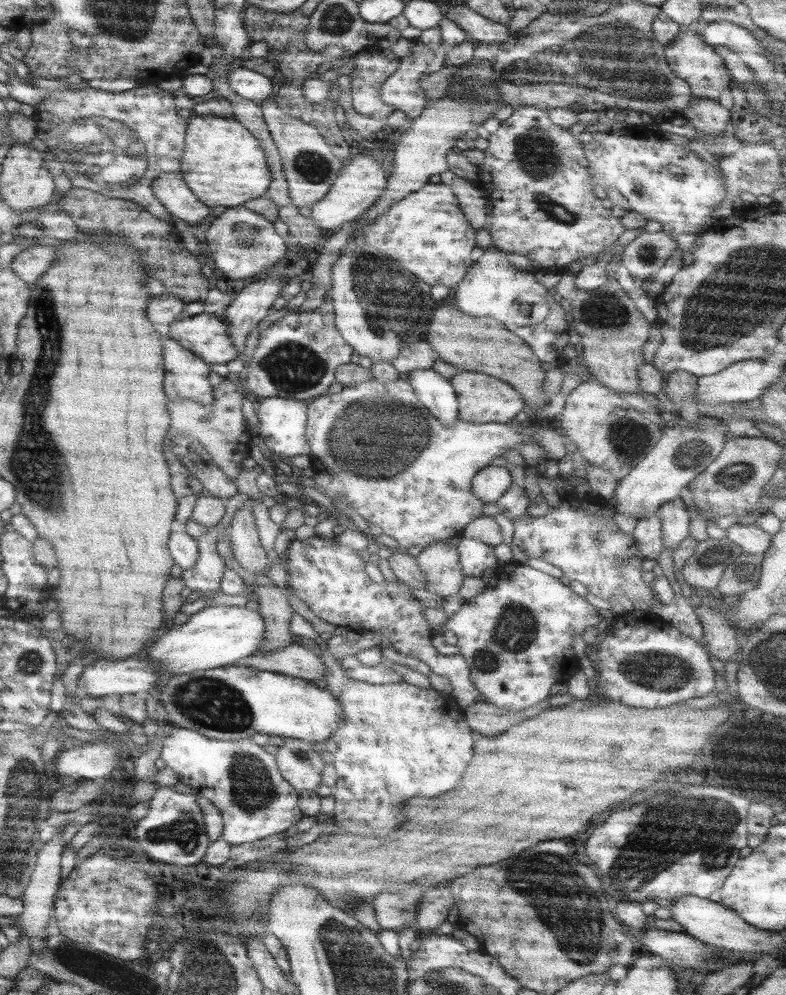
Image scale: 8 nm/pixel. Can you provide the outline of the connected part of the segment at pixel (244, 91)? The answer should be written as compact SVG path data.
M237 65L229 73L229 85L240 96L262 104L275 90L271 78Z

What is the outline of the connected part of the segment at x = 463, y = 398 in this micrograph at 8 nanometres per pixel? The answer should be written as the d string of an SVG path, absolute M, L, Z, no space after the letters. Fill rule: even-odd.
M458 371L450 382L457 395L459 406L457 418L462 422L508 424L515 422L516 415L525 410L522 396L512 388L512 385L494 376L488 376L488 373Z

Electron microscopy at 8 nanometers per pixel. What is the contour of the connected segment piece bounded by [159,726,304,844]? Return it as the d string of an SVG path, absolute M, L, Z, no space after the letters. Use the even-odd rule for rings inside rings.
M175 726L174 730L163 737L159 758L162 758L166 767L178 775L180 782L190 786L191 793L196 798L204 797L212 801L221 812L222 840L230 844L246 844L284 833L290 826L295 826L304 815L297 805L299 792L280 774L272 751L264 749L249 737L238 740L214 740L200 732Z

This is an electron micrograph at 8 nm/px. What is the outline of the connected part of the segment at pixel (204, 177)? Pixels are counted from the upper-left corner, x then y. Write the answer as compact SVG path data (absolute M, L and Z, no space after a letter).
M198 116L189 118L185 134L185 151L181 158L182 178L195 192L196 198L208 207L243 207L250 200L261 198L273 181L259 140L234 116Z

